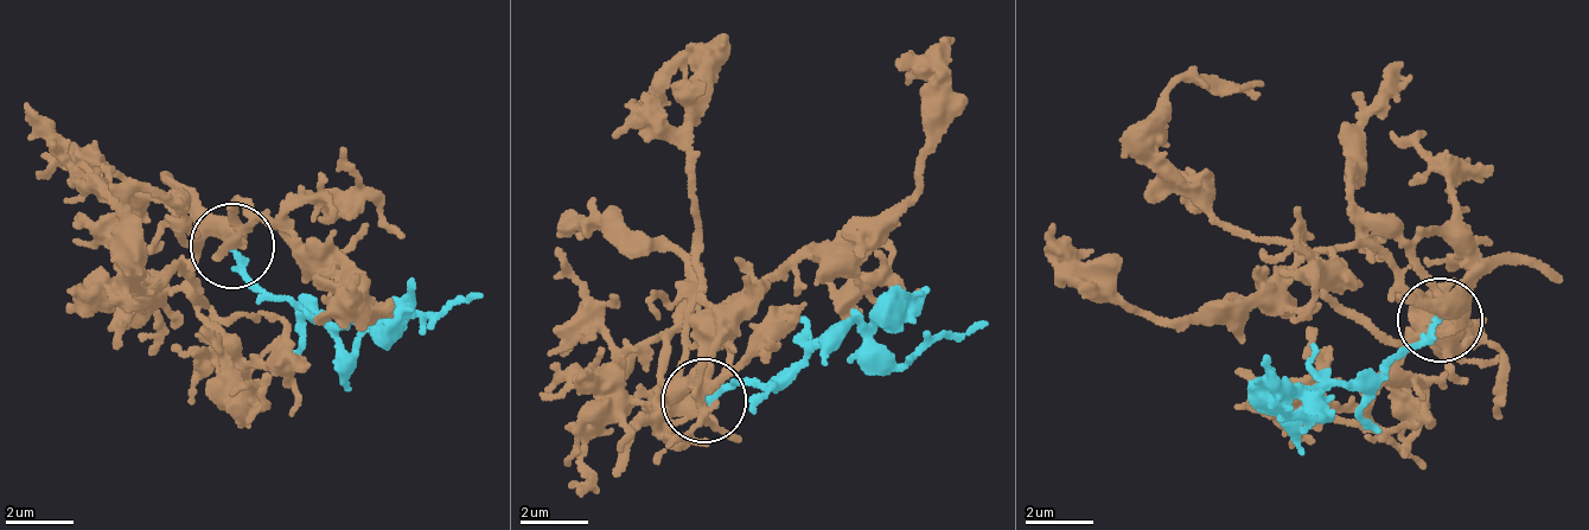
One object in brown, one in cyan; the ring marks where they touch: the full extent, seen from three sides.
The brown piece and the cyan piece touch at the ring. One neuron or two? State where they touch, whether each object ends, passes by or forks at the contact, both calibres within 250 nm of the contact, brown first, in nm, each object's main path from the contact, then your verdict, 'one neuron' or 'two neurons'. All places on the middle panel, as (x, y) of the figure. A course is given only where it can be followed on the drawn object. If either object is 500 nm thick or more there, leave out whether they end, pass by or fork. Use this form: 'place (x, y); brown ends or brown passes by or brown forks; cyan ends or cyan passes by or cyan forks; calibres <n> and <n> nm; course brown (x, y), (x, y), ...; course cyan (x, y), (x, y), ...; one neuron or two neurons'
place (703, 400); brown passes by; cyan ends; calibres 440 and 200 nm; course brown (707, 400), (659, 414), (704, 267), (695, 231), (695, 172), (704, 76), (696, 50), (640, 123); course cyan (706, 403), (740, 382), (773, 385), (847, 327), (907, 368), (984, 321); one neuron

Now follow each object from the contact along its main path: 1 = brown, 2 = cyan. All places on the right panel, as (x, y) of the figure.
1: (1441, 315), (1455, 305), (1460, 319), (1398, 343), (1291, 241), (1225, 234), (1161, 154), (1175, 84), (1262, 91)
2: (1441, 323), (1390, 359), (1382, 375), (1290, 401), (1316, 426), (1268, 408)

